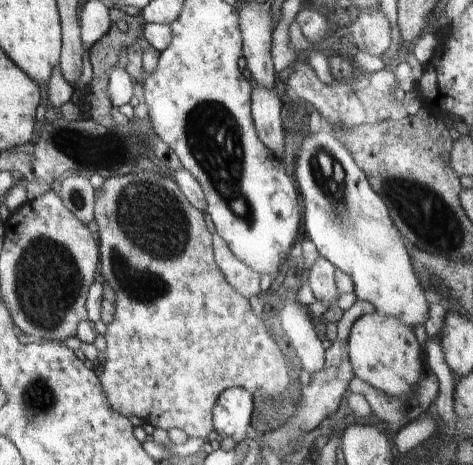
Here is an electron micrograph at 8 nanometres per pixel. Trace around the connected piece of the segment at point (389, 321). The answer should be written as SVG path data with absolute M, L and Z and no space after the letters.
M375 311L363 315L352 326L347 346L355 377L380 390L386 397L402 403L414 395L416 384L425 369L422 348L412 327L395 317Z

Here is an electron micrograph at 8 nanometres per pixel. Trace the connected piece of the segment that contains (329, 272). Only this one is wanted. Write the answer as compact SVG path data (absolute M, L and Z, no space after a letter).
M321 255L314 260L312 266L308 267L309 269L304 277L308 278L316 299L322 300L328 306L334 306L339 292L335 280L335 273L338 269L334 267L330 260Z

